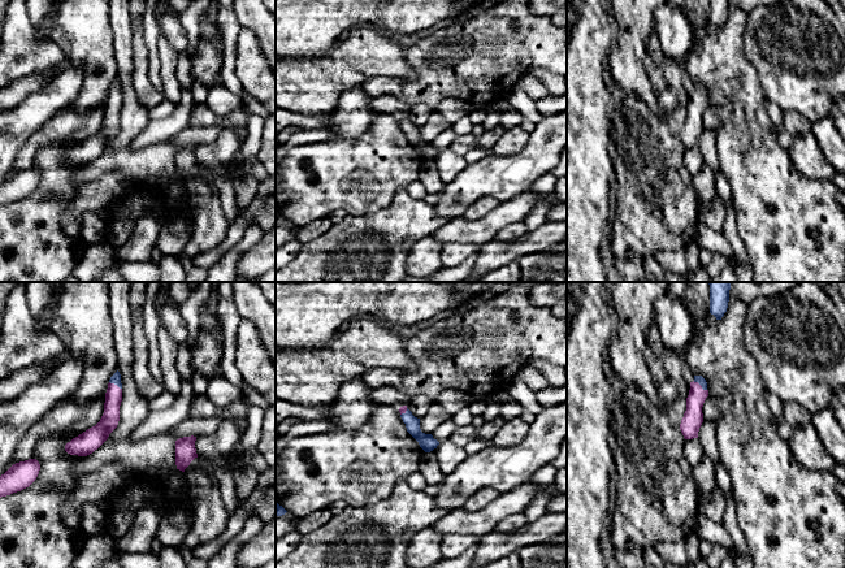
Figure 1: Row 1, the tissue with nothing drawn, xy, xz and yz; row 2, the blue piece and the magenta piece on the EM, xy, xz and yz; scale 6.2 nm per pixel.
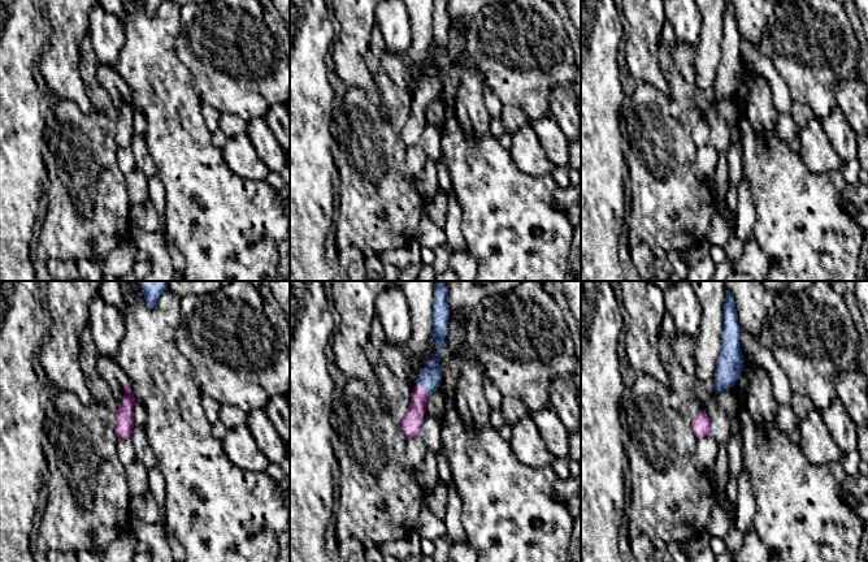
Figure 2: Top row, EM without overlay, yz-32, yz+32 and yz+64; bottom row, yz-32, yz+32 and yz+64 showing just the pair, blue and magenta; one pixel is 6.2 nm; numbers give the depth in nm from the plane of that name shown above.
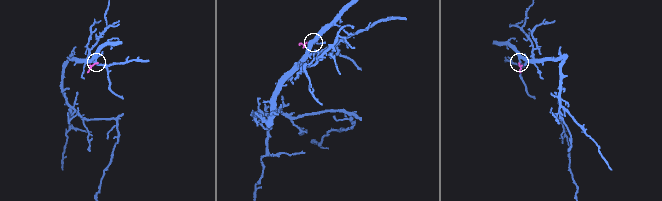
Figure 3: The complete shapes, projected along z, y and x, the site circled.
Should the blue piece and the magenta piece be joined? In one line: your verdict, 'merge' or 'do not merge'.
merge

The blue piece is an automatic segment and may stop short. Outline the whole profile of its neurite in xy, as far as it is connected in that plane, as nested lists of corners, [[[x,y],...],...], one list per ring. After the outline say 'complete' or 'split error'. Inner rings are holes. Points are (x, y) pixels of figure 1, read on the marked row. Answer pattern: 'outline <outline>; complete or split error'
outline [[[117,370],[109,380],[105,393],[104,413],[100,421],[65,445],[70,455],[87,456],[98,450],[117,428],[122,402],[121,374]]]; split error

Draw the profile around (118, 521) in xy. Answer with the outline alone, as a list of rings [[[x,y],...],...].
[[[118,504],[107,515],[105,532],[113,538],[122,538],[131,528],[136,511]]]

